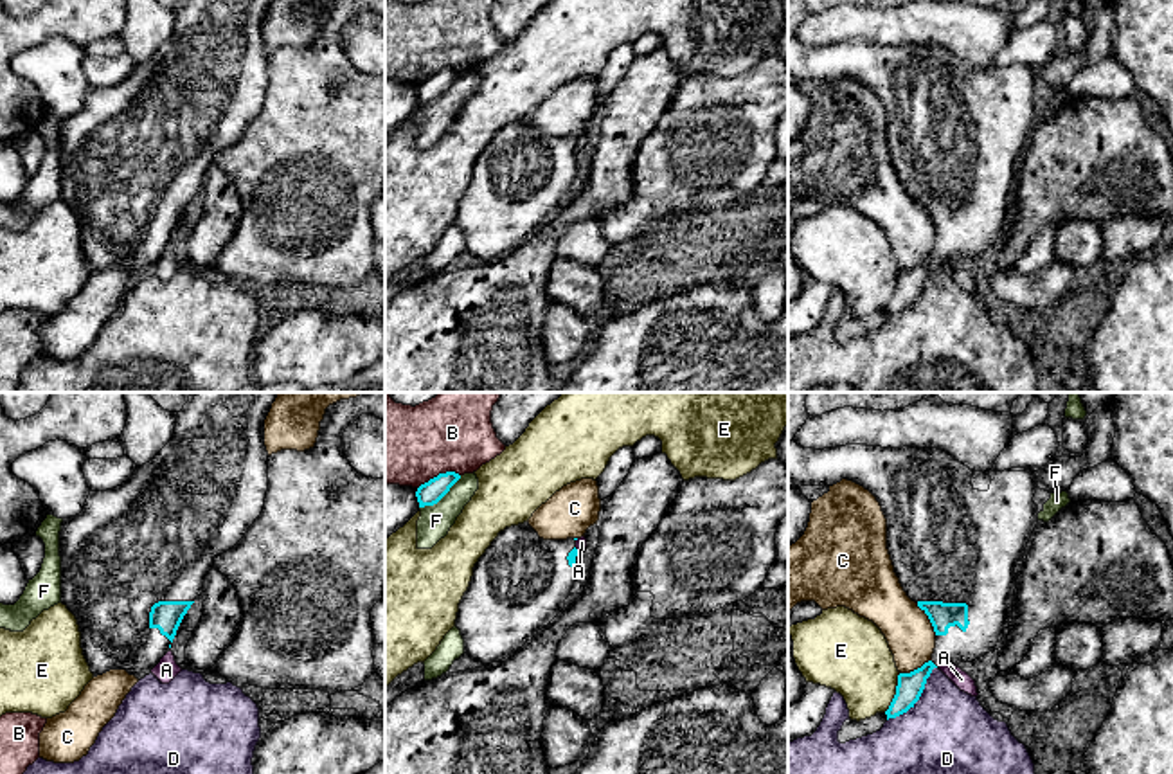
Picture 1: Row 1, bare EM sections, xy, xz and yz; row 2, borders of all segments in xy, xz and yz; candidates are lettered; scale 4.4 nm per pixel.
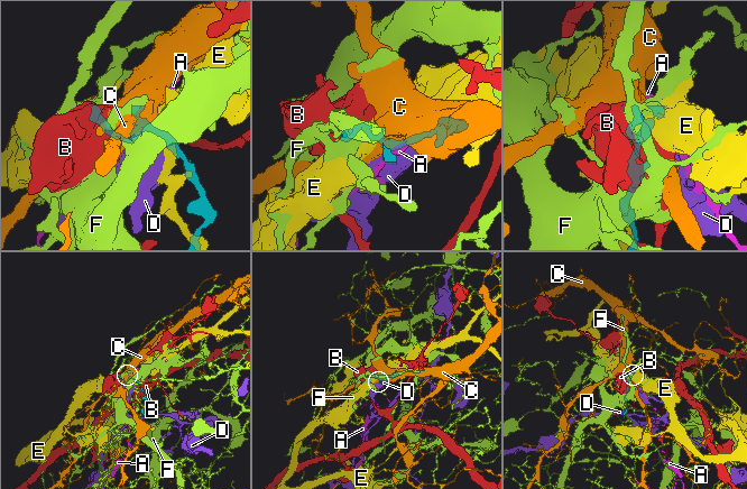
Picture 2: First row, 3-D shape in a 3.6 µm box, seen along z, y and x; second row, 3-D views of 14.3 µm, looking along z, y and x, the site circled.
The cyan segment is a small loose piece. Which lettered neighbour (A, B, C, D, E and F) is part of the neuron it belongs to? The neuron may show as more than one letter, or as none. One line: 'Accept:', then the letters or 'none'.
Accept: none

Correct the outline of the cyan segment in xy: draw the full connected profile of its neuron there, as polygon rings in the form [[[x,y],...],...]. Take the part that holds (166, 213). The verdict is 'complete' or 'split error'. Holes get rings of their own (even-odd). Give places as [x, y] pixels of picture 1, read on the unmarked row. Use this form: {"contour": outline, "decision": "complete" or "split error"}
{"contour": [[[185,0],[175,31],[153,58],[137,63],[121,83],[90,88],[83,108],[59,128],[61,200],[76,212],[83,252],[94,274],[126,266],[139,277],[167,250],[176,227],[203,189],[214,157],[232,146],[264,104],[268,49],[264,16],[272,0]]], "decision": "split error"}

